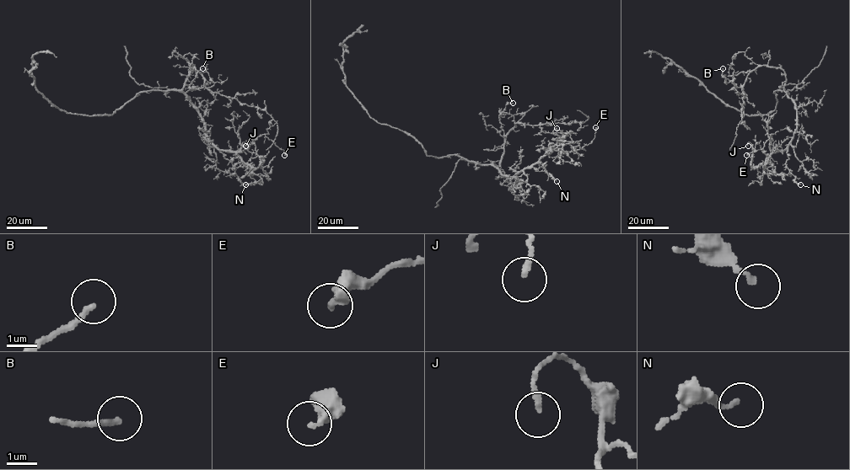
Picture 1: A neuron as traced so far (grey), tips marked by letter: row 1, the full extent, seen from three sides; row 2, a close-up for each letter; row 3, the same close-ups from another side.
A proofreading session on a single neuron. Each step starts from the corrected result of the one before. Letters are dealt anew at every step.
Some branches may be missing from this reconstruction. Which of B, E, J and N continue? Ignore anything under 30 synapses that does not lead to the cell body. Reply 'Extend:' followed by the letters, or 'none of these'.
Extend: none of these

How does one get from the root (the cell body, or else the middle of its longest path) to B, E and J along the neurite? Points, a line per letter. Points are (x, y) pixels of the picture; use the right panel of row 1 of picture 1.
B: (774, 92), (784, 89), (785, 72), (779, 68), (758, 66), (743, 85), (734, 88), (723, 68)
E: (774, 92), (784, 90), (794, 104), (793, 137), (784, 150), (771, 151), (771, 135), (762, 148), (746, 155)
J: (774, 92), (784, 90), (794, 104), (793, 137), (784, 150), (774, 151), (755, 168), (750, 142), (748, 146)

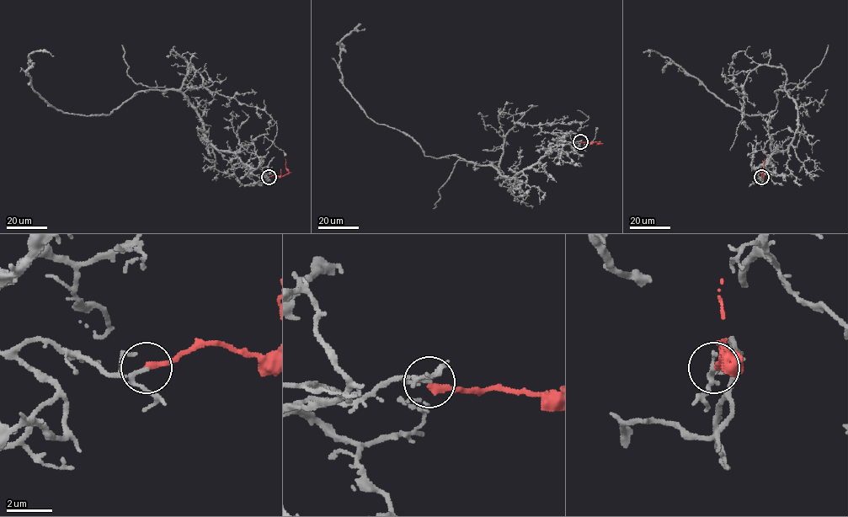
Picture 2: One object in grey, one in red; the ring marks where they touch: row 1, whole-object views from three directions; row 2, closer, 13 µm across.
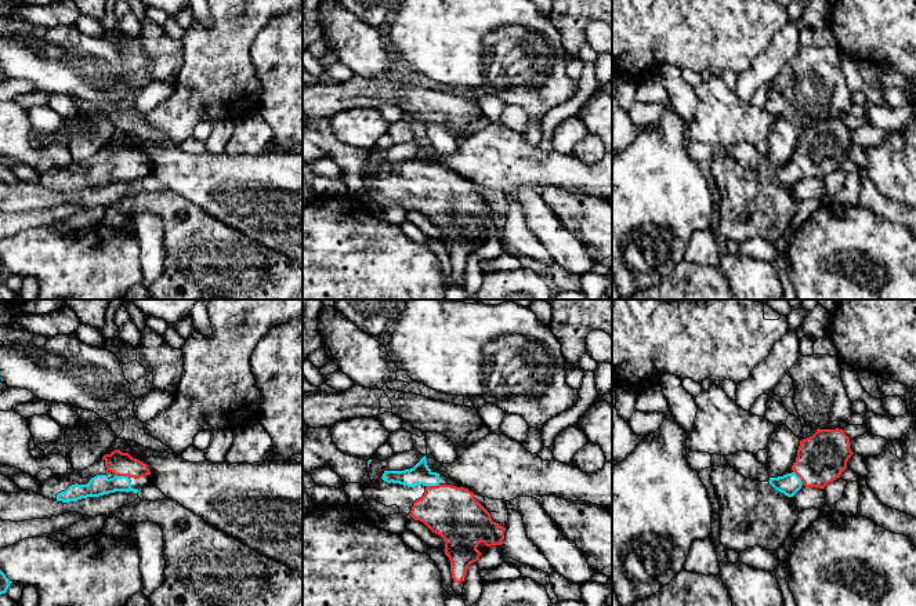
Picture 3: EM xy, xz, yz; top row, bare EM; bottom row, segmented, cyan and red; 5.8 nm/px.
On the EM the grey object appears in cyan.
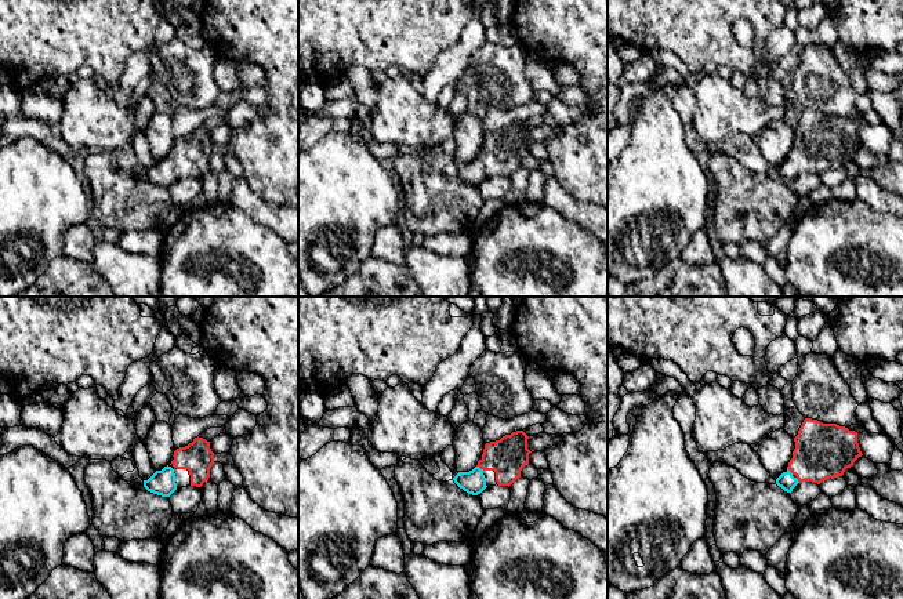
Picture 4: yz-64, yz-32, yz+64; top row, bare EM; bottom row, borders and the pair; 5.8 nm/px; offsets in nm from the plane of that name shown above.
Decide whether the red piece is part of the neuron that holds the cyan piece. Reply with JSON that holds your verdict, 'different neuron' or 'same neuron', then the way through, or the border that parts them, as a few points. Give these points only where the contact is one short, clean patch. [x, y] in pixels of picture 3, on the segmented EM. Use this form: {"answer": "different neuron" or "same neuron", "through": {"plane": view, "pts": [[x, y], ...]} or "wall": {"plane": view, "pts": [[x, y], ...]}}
{"answer": "same neuron", "through": {"plane": "xy", "pts": [[100, 485], [113, 485], [122, 476], [122, 464]]}}

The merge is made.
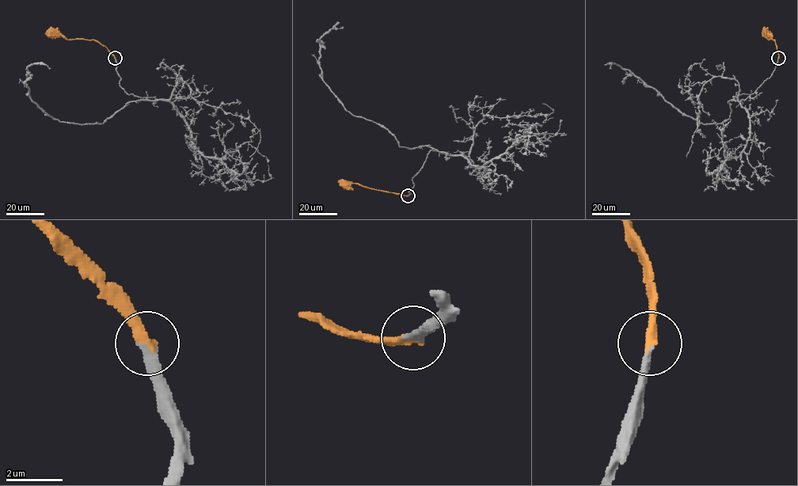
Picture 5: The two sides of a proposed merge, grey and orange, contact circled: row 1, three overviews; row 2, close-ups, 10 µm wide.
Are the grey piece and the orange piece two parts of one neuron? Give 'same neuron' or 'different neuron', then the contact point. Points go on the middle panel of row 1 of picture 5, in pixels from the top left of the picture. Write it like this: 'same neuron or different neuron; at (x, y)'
same neuron; at (408, 195)

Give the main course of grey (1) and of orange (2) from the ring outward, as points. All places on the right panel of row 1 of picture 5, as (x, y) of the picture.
1: (778, 58), (753, 93), (728, 101), (731, 113), (720, 123), (683, 115), (628, 70), (609, 68)
2: (778, 58), (774, 40), (767, 39), (766, 33)

